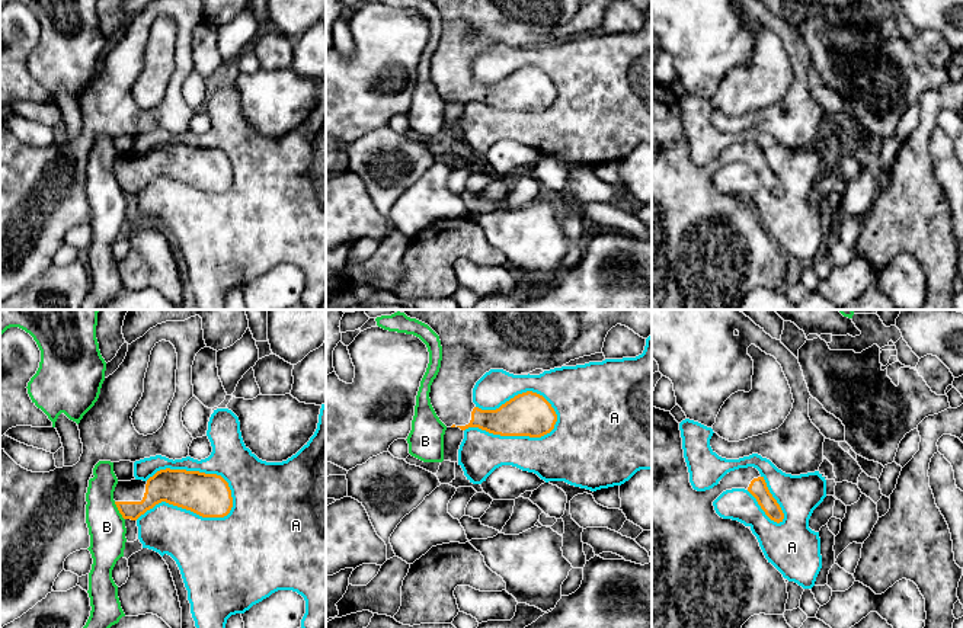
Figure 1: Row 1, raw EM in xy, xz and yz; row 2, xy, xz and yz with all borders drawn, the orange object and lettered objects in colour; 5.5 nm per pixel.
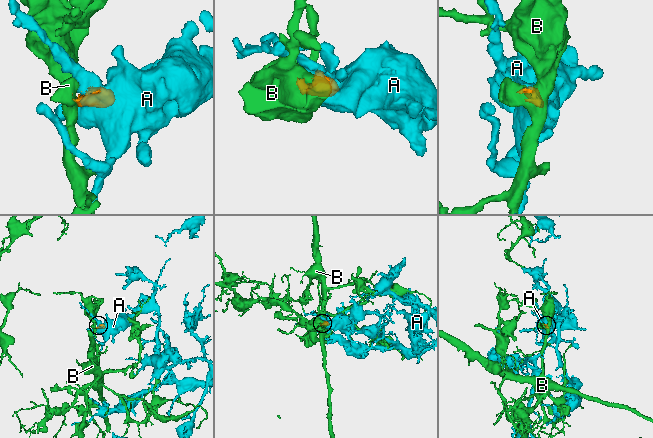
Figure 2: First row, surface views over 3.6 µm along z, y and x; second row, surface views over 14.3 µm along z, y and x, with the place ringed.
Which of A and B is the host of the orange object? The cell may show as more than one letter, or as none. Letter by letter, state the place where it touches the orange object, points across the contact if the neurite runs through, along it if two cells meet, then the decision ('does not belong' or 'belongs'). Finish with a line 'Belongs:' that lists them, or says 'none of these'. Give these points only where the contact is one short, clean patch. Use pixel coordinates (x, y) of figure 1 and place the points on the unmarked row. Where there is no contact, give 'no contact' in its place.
A: contact xy (192, 185); does not belong
B: contact xy (118, 183); border xy (114, 176), (124, 194); does not belong
Belongs: none of these

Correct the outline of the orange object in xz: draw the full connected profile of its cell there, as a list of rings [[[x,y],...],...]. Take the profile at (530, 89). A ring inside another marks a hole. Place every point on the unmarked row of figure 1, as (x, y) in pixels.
[[[429,0],[441,15],[441,42],[431,60],[431,78],[447,102],[479,102],[500,110],[541,112],[554,103],[557,89],[540,68],[527,65],[496,84],[482,84],[473,77],[476,57],[490,44],[514,49],[535,44],[562,42],[570,35],[602,28],[608,6],[615,0]]]

